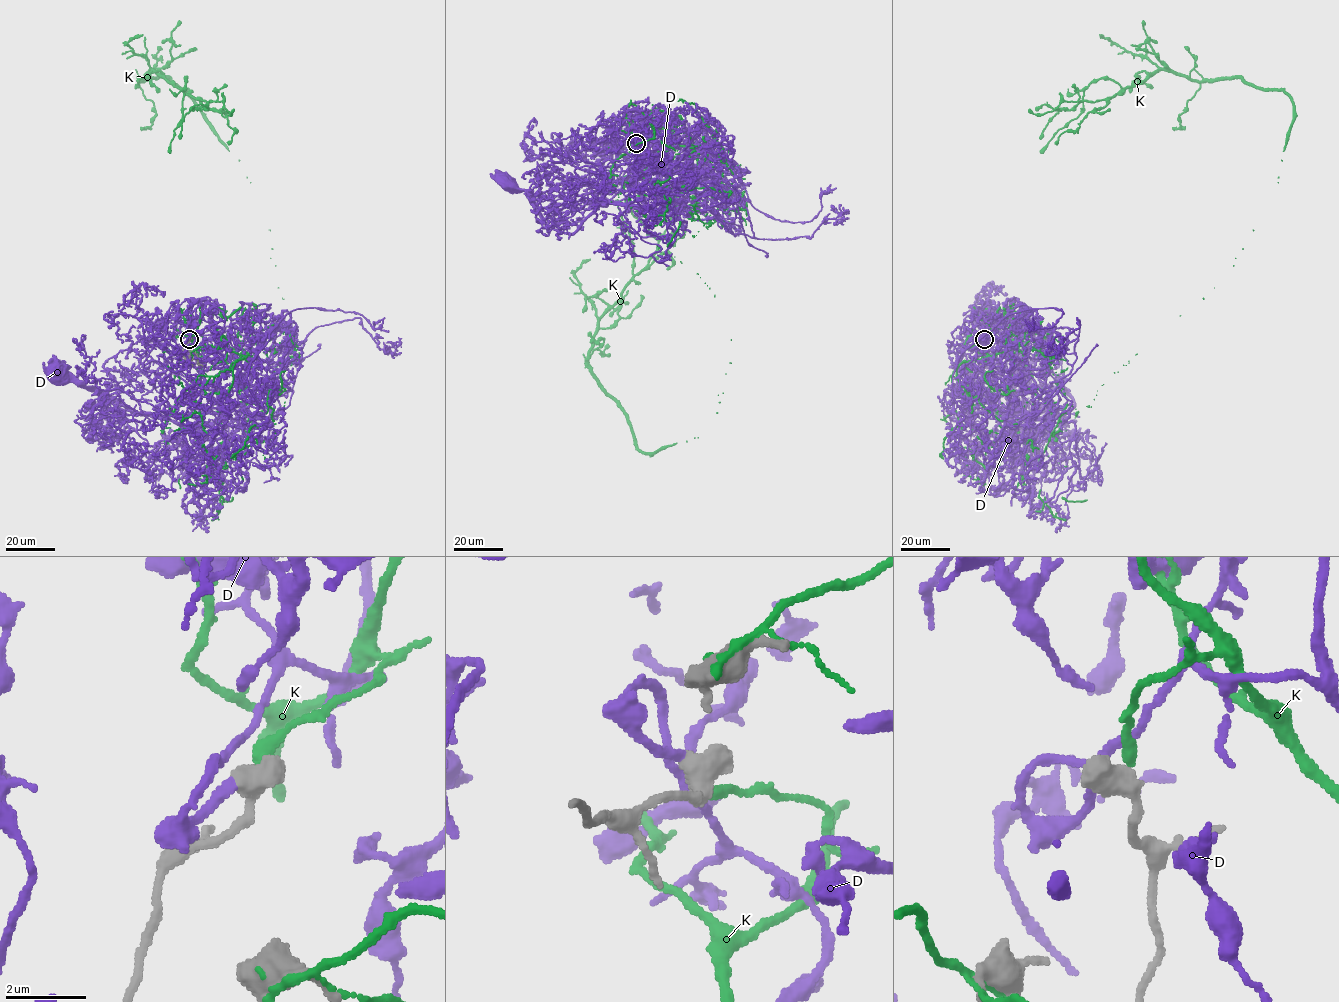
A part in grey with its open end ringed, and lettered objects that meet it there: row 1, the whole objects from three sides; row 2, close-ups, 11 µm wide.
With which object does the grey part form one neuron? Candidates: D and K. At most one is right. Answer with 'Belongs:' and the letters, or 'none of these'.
Belongs: D

